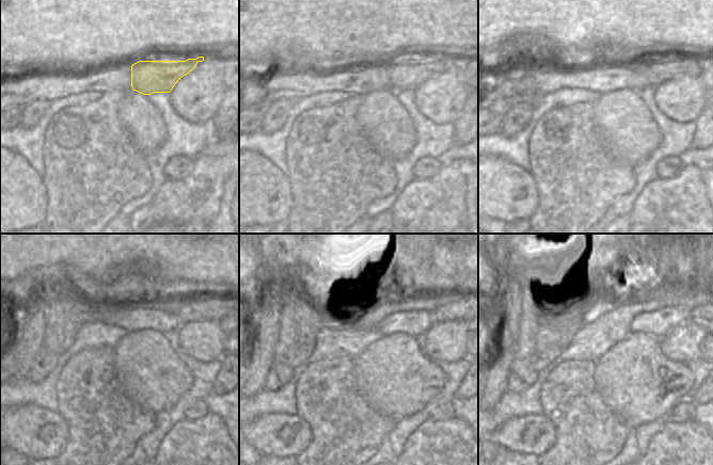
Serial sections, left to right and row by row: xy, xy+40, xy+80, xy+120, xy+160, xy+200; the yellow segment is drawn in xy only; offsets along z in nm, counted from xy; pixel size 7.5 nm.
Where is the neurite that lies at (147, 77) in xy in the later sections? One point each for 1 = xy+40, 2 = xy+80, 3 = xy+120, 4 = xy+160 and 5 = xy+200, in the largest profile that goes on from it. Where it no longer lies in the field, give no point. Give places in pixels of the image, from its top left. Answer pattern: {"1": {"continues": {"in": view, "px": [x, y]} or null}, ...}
{"1": {"continues": {"in": "xy+40", "px": [403, 75]}}, "2": {"continues": {"in": "xy+80", "px": [659, 71]}}, "3": {"continues": {"in": "xy+120", "px": [210, 309]}}, "4": {"continues": {"in": "xy+160", "px": [455, 311]}}, "5": {"continues": {"in": "xy+200", "px": [695, 314]}}}

